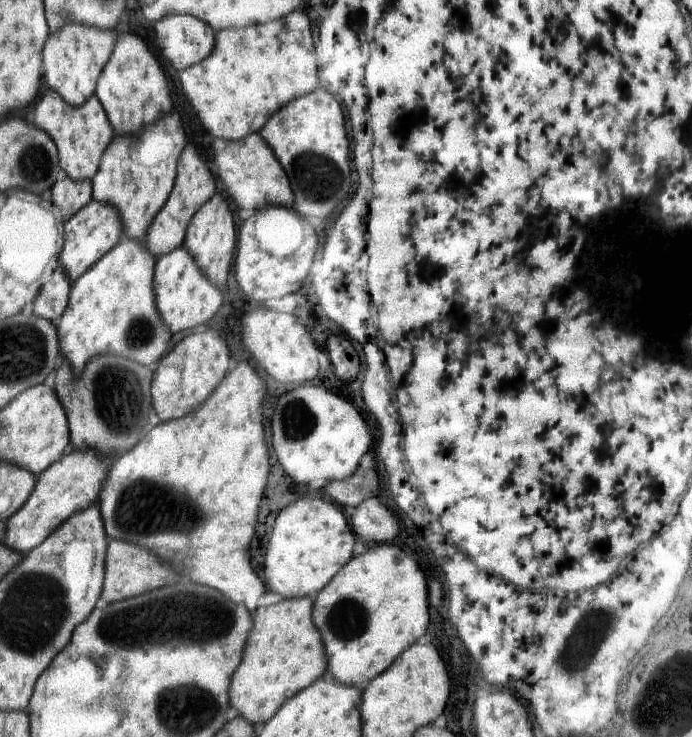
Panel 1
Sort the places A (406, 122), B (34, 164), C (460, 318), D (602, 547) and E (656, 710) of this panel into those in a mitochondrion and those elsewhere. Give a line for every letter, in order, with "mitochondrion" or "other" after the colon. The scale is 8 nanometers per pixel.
A: other
B: mitochondrion
C: other
D: other
E: mitochondrion

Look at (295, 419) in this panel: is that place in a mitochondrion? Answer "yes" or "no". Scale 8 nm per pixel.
yes

